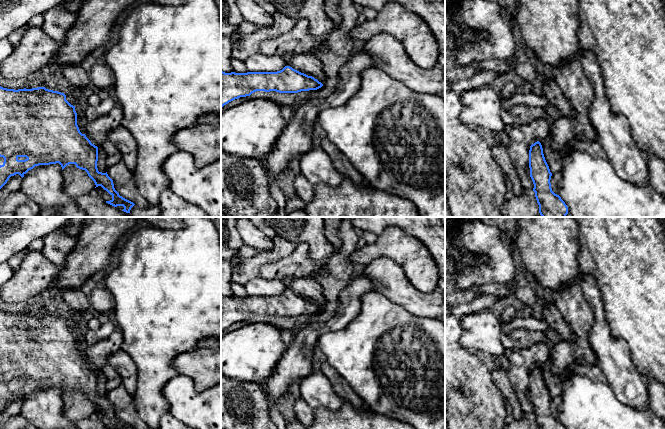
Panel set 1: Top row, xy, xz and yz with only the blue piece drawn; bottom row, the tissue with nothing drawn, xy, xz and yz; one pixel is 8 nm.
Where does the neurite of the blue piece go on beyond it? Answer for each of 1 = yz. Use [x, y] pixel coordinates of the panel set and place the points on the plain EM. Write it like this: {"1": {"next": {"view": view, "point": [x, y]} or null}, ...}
{"1": {"next": null}}

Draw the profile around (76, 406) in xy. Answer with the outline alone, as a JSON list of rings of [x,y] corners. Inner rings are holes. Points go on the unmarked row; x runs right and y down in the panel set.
[[[69,388],[62,394],[63,414],[74,422],[94,415],[96,409],[85,394],[79,393],[75,388]]]

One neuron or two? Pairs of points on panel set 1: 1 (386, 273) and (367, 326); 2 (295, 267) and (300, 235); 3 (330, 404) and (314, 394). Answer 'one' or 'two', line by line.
1: two
2: two
3: one

